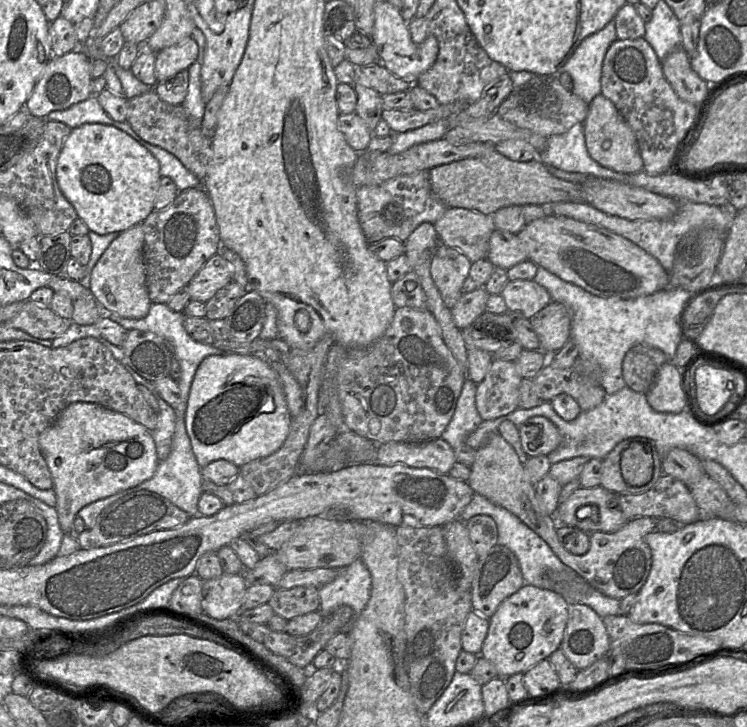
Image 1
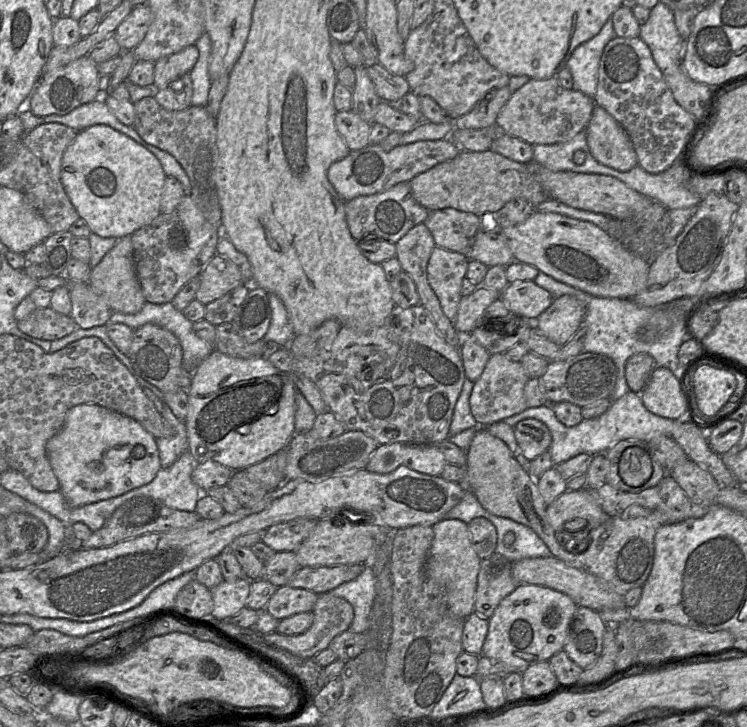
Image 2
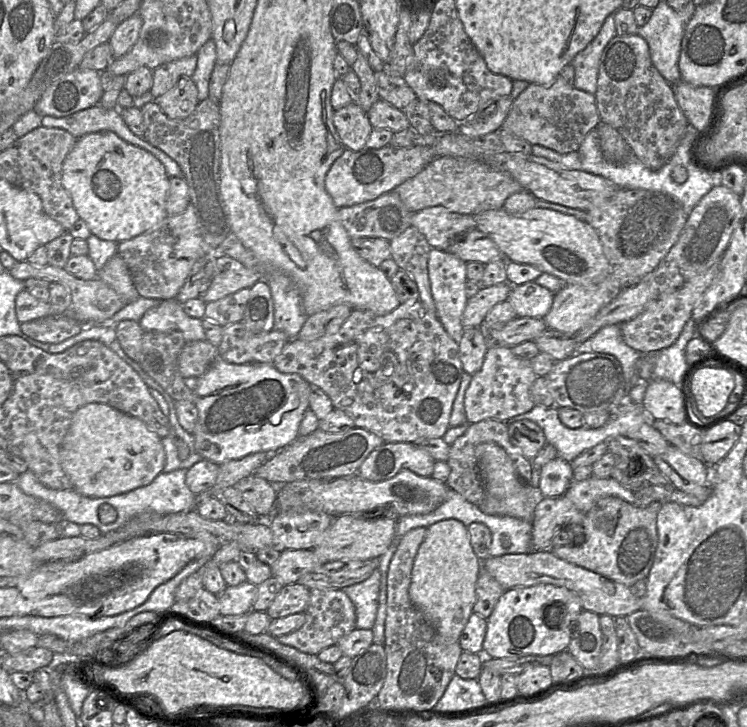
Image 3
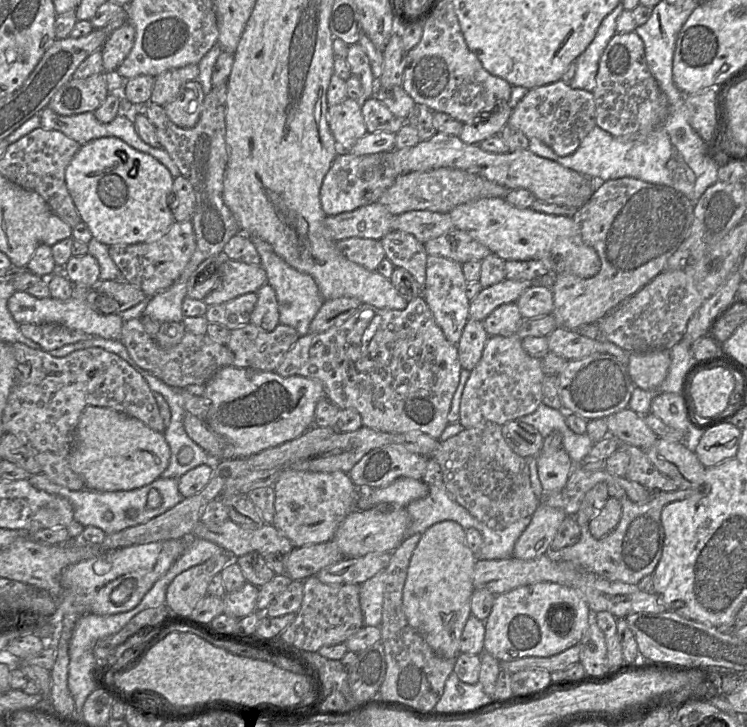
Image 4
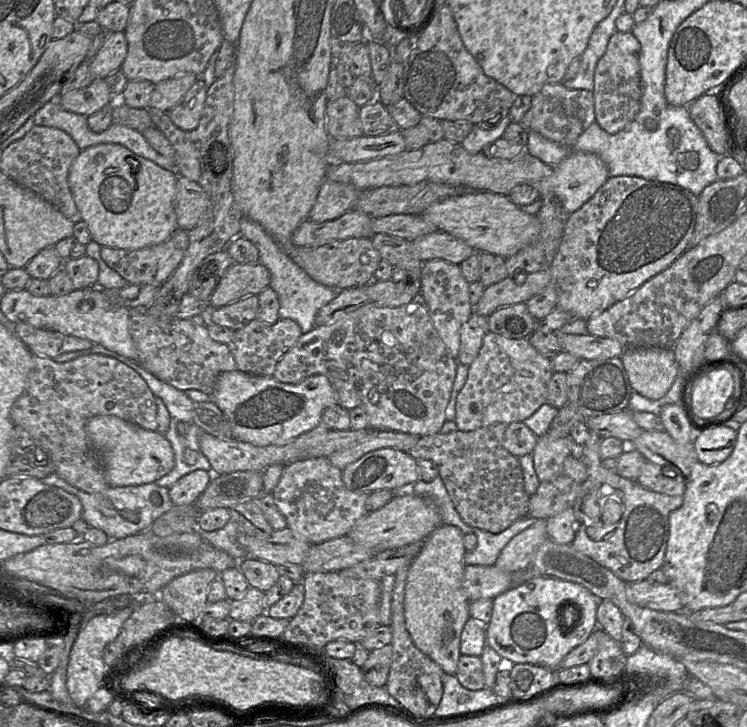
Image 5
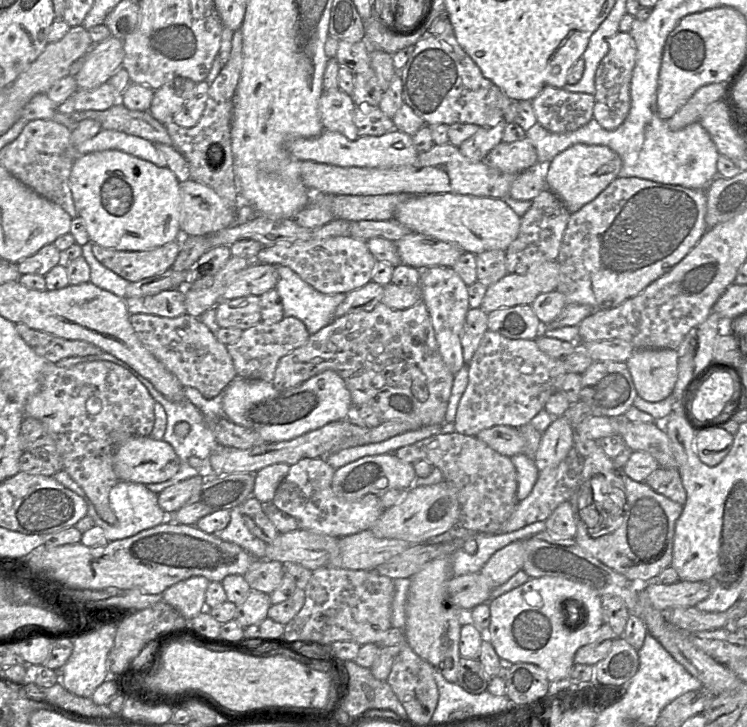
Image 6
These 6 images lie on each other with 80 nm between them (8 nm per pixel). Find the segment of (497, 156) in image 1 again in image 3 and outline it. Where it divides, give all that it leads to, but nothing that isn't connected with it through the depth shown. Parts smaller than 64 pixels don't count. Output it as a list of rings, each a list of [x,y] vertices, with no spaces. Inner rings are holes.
[[[436,157],[393,191],[412,214],[428,207],[441,206],[450,212],[475,216],[485,211],[502,209],[512,194],[523,190],[509,174],[482,162],[460,157]]]

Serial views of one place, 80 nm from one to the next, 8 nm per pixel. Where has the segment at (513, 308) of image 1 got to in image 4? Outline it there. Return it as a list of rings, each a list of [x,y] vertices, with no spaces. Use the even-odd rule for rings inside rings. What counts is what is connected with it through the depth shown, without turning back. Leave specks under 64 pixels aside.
[[[534,283],[524,290],[516,305],[524,319],[549,315],[554,306],[552,288]]]

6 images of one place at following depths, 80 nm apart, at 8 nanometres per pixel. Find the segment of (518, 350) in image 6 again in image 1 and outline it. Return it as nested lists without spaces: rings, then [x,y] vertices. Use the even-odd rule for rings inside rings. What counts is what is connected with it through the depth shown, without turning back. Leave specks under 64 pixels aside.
[[[493,360],[484,379],[476,387],[476,407],[483,421],[505,416],[519,408],[519,387],[522,379],[514,362]]]

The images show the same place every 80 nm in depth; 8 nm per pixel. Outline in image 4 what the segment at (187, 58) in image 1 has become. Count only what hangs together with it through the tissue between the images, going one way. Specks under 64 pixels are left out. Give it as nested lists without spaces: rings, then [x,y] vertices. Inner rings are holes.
[[[196,64],[170,69],[159,74],[154,79],[150,102],[166,106],[177,98],[184,83],[197,79],[198,75],[199,69]]]

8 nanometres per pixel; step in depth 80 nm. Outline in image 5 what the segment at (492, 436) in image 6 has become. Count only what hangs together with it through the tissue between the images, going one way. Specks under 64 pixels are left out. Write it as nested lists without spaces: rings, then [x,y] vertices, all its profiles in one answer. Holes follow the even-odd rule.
[[[524,422],[498,423],[490,429],[499,443],[516,457],[532,454],[539,438]]]

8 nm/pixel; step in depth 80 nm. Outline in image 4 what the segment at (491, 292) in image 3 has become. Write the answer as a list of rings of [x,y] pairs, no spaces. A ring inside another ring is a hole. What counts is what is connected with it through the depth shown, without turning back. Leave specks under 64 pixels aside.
[[[504,279],[492,286],[483,288],[469,305],[469,319],[484,321],[497,307],[516,303],[521,294],[535,282]]]

